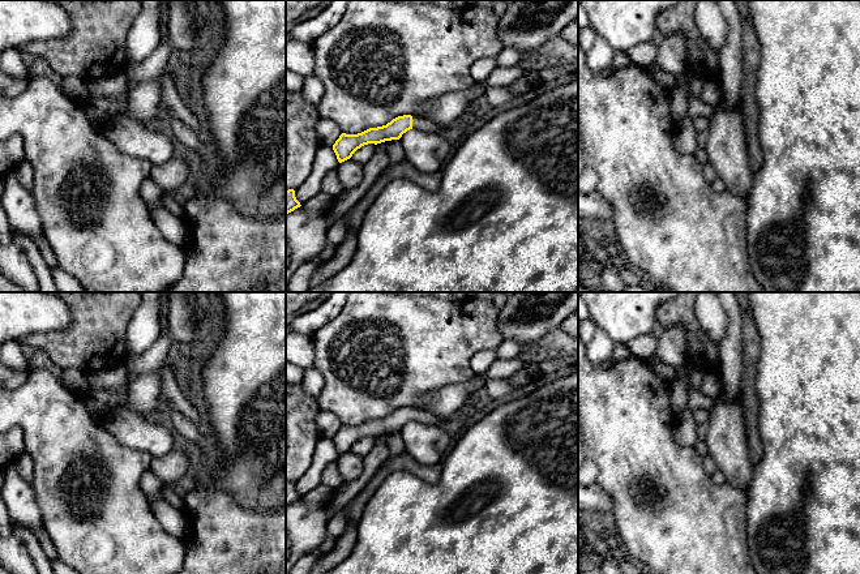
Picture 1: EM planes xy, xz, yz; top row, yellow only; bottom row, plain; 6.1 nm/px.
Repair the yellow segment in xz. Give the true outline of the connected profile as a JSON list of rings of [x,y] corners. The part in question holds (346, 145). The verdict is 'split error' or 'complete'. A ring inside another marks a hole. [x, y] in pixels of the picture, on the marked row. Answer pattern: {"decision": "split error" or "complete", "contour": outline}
{"decision": "split error", "contour": [[[403,115],[390,123],[377,128],[369,128],[358,134],[342,133],[333,145],[333,150],[339,163],[350,159],[352,154],[364,145],[381,144],[385,141],[399,140],[410,129],[419,129],[425,133],[437,133],[444,125],[433,123],[422,116]]]}

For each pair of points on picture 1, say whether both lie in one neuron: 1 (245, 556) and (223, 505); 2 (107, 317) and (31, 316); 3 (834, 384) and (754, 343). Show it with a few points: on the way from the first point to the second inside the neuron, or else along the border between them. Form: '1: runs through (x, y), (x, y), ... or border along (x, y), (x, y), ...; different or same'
1: runs through (232, 543), (223, 534), (223, 518); same
2: border along (68, 305), (71, 322), (63, 329), (43, 332); different
3: border along (752, 315), (760, 342), (757, 375); different

